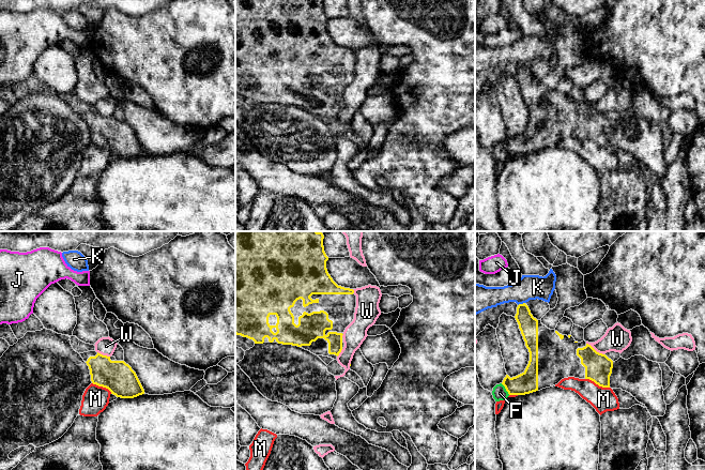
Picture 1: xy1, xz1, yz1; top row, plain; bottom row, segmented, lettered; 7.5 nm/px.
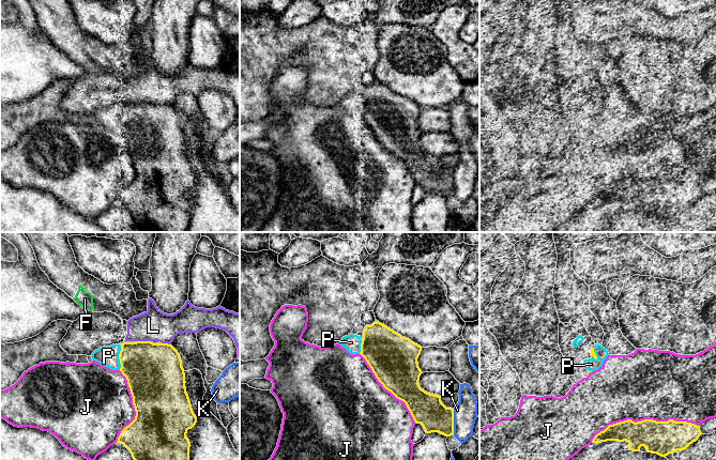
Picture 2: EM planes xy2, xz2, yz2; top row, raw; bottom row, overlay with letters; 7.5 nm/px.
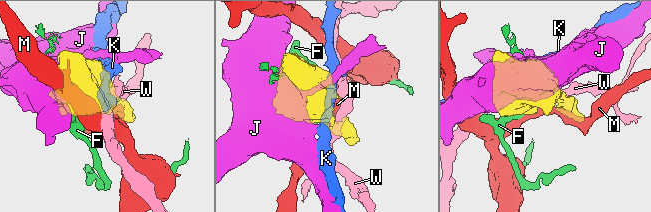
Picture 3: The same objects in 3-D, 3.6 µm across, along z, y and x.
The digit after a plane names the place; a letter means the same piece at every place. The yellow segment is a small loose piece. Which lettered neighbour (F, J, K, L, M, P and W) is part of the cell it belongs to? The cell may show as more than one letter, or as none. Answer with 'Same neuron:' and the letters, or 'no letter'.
Same neuron: P

